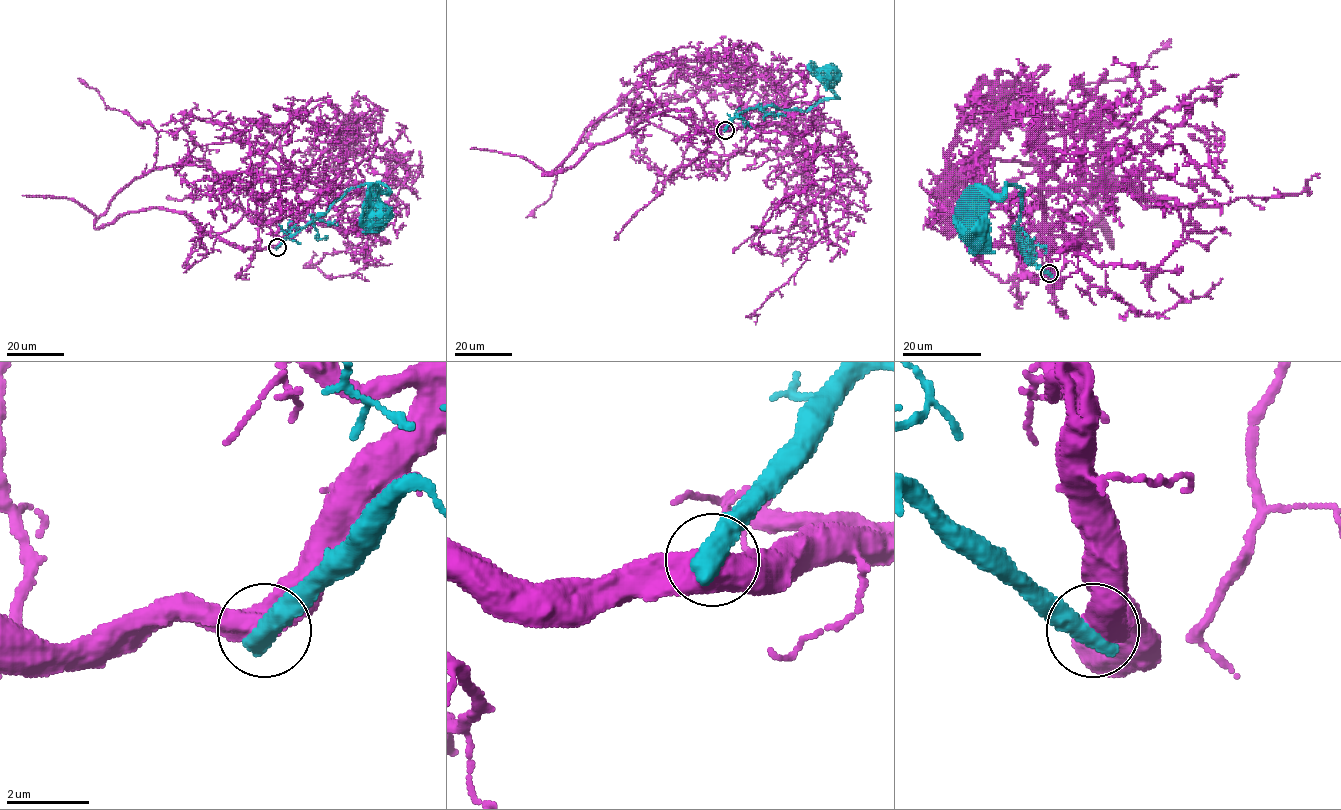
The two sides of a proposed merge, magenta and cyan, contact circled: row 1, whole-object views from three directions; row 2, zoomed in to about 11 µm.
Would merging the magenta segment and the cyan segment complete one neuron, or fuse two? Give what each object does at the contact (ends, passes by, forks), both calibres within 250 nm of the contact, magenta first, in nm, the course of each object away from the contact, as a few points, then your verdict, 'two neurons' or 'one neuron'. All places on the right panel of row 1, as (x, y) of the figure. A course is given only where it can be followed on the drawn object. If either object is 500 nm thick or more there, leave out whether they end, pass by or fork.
700 nm thick on the magenta side, 650 nm on the other; magenta runs (1049, 273), (1042, 190), (999, 206), (963, 168), (1010, 93), (1007, 116), (1032, 114), (1124, 79), (1171, 38); cyan runs (1049, 273), (1021, 249), (1016, 228), (1019, 186), (985, 198), (979, 230), (973, 235), (969, 229); two neurons

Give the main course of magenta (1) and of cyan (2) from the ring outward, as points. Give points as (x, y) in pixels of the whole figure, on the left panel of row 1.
1: (276, 247), (317, 199), (340, 188), (333, 198), (211, 119), (157, 132), (109, 108), (78, 78)
2: (276, 247), (356, 186), (373, 183), (387, 188), (378, 193), (378, 201), (386, 211), (385, 220), (383, 215)

